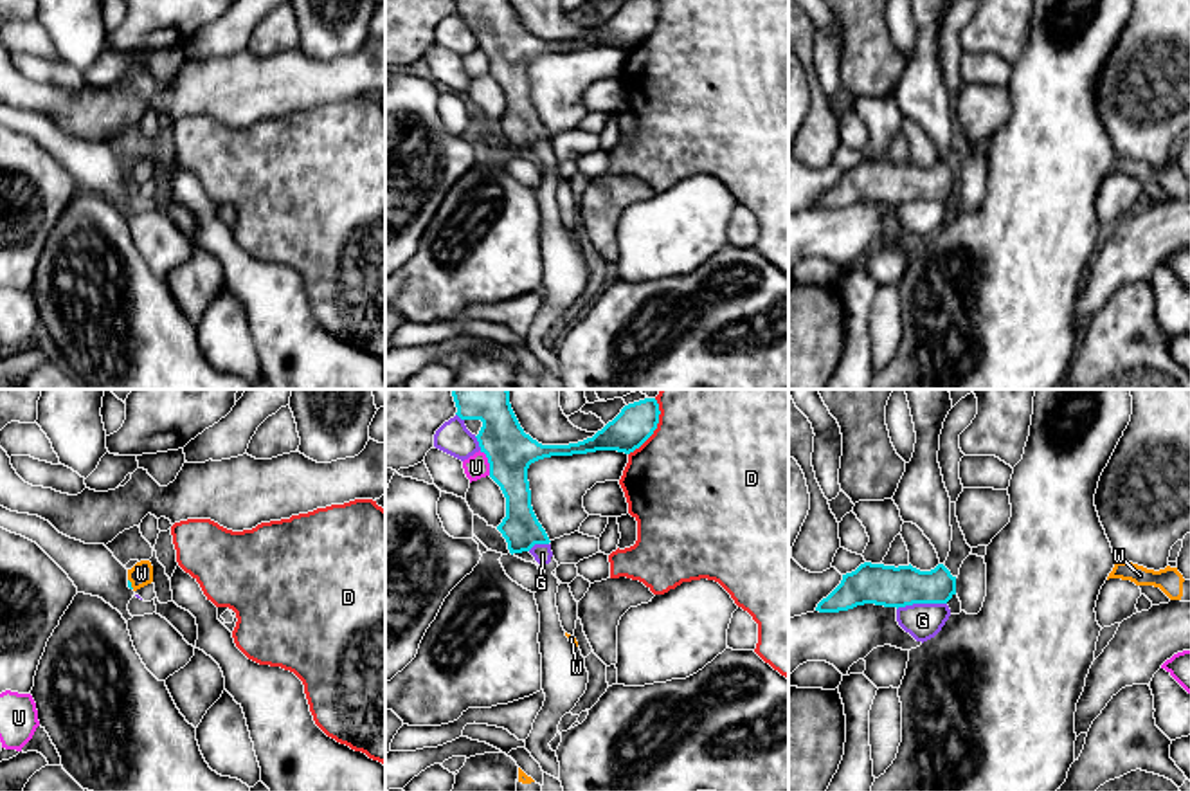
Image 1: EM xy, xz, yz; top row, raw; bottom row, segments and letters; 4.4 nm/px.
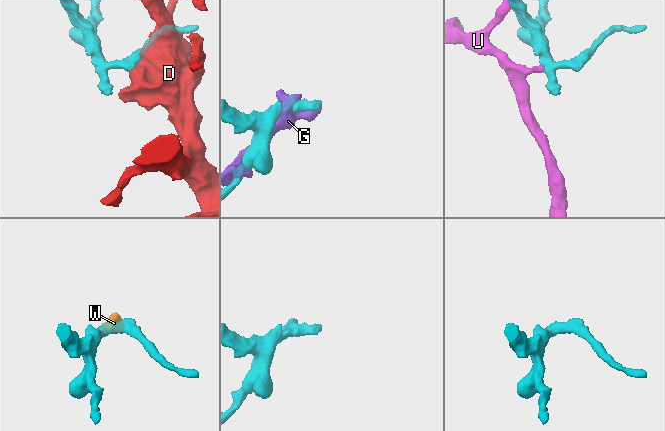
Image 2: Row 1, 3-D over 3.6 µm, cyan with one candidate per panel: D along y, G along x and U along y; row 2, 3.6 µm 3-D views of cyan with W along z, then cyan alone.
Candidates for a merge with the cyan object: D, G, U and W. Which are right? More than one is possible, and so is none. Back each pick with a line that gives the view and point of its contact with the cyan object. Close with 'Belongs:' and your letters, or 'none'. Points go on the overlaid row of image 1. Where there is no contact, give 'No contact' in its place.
W: Touches cyan at xy (130, 584)
Belongs: W

